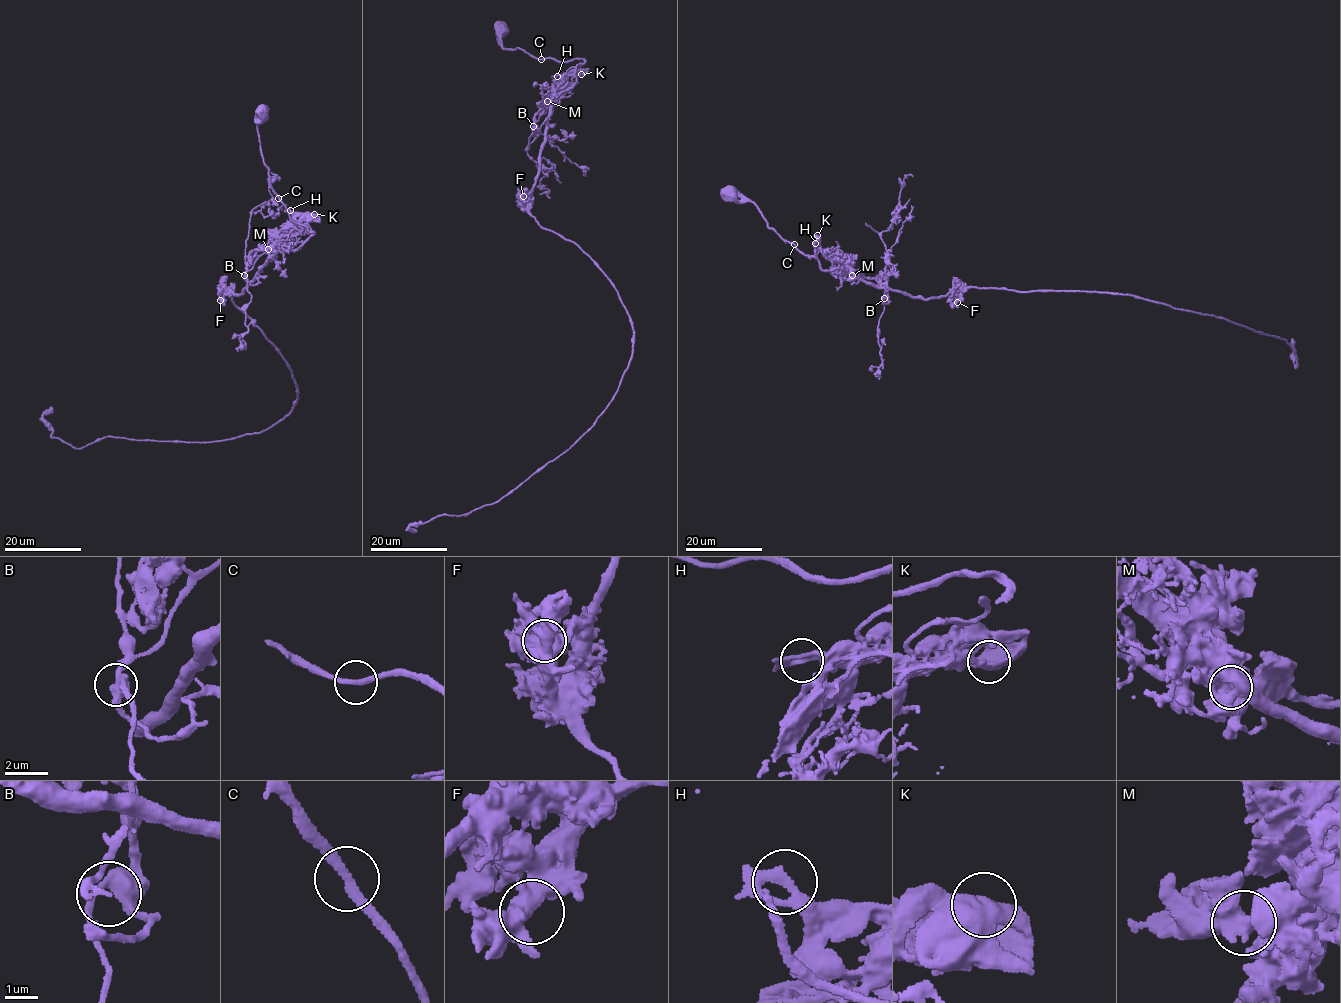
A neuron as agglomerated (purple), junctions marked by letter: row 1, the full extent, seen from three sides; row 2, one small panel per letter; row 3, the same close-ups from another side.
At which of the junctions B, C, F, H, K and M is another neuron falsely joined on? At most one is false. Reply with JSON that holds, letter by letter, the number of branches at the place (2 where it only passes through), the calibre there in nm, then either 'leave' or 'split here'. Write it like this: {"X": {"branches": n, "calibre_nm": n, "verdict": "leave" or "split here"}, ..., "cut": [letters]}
{"B": {"branches": 3, "calibre_nm": 380, "verdict": "leave"}, "C": {"branches": 2, "calibre_nm": 260, "verdict": "leave"}, "F": {"branches": 2, "calibre_nm": 600, "verdict": "leave"}, "H": {"branches": 2, "calibre_nm": 280, "verdict": "leave"}, "K": {"branches": 2, "calibre_nm": 550, "verdict": "leave"}, "M": {"branches": 2, "calibre_nm": 550, "verdict": "split here"}, "cut": ["M"]}

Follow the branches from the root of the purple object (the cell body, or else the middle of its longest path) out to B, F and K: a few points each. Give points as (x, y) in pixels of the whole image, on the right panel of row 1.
B: (730, 193), (737, 202), (754, 203), (766, 227), (816, 257), (823, 270), (884, 284), (884, 298)
F: (730, 193), (754, 203), (766, 227), (823, 270), (957, 302)
K: (730, 193), (737, 202), (754, 203), (766, 227), (811, 257), (816, 258), (814, 252), (818, 252), (817, 235)

